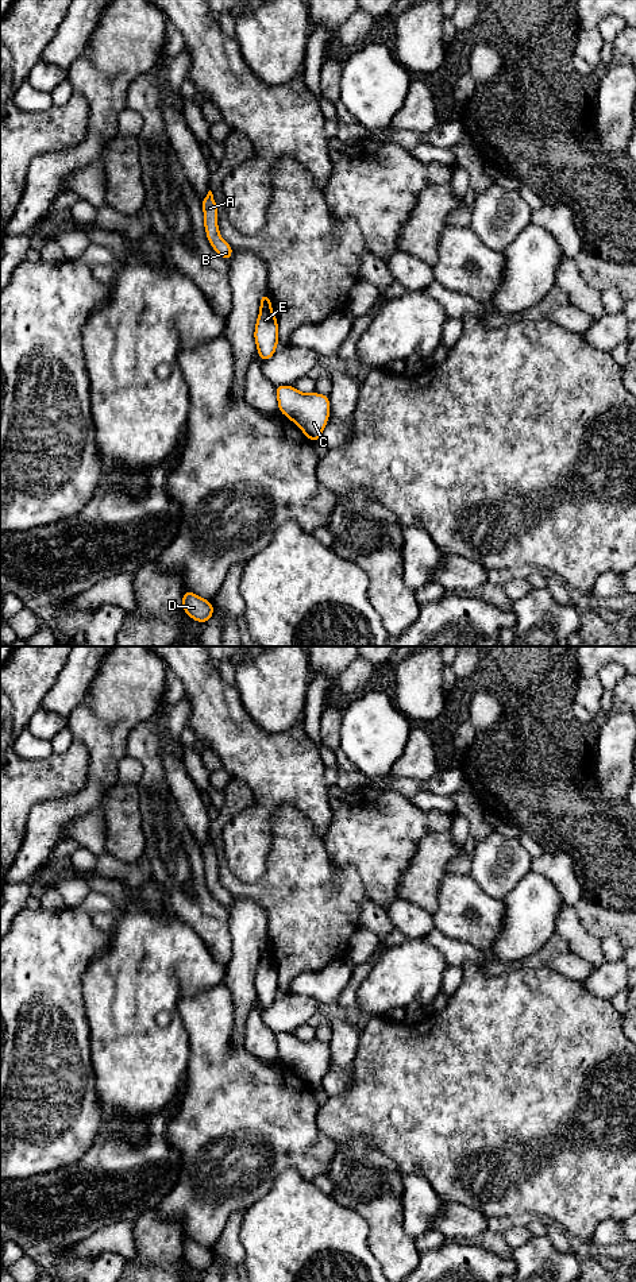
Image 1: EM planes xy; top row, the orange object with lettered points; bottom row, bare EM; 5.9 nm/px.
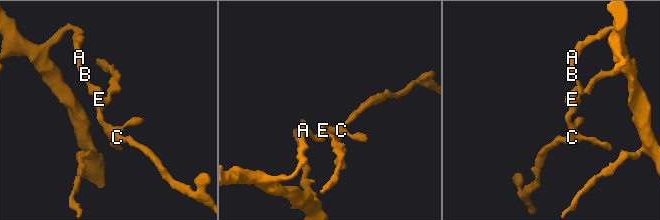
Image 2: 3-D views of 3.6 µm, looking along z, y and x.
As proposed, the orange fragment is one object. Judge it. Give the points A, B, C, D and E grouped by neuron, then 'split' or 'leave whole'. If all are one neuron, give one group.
A B D / C E | split

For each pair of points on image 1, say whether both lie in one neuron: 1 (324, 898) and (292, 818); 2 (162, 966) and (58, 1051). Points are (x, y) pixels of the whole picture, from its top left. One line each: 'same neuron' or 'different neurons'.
1: same neuron
2: different neurons

